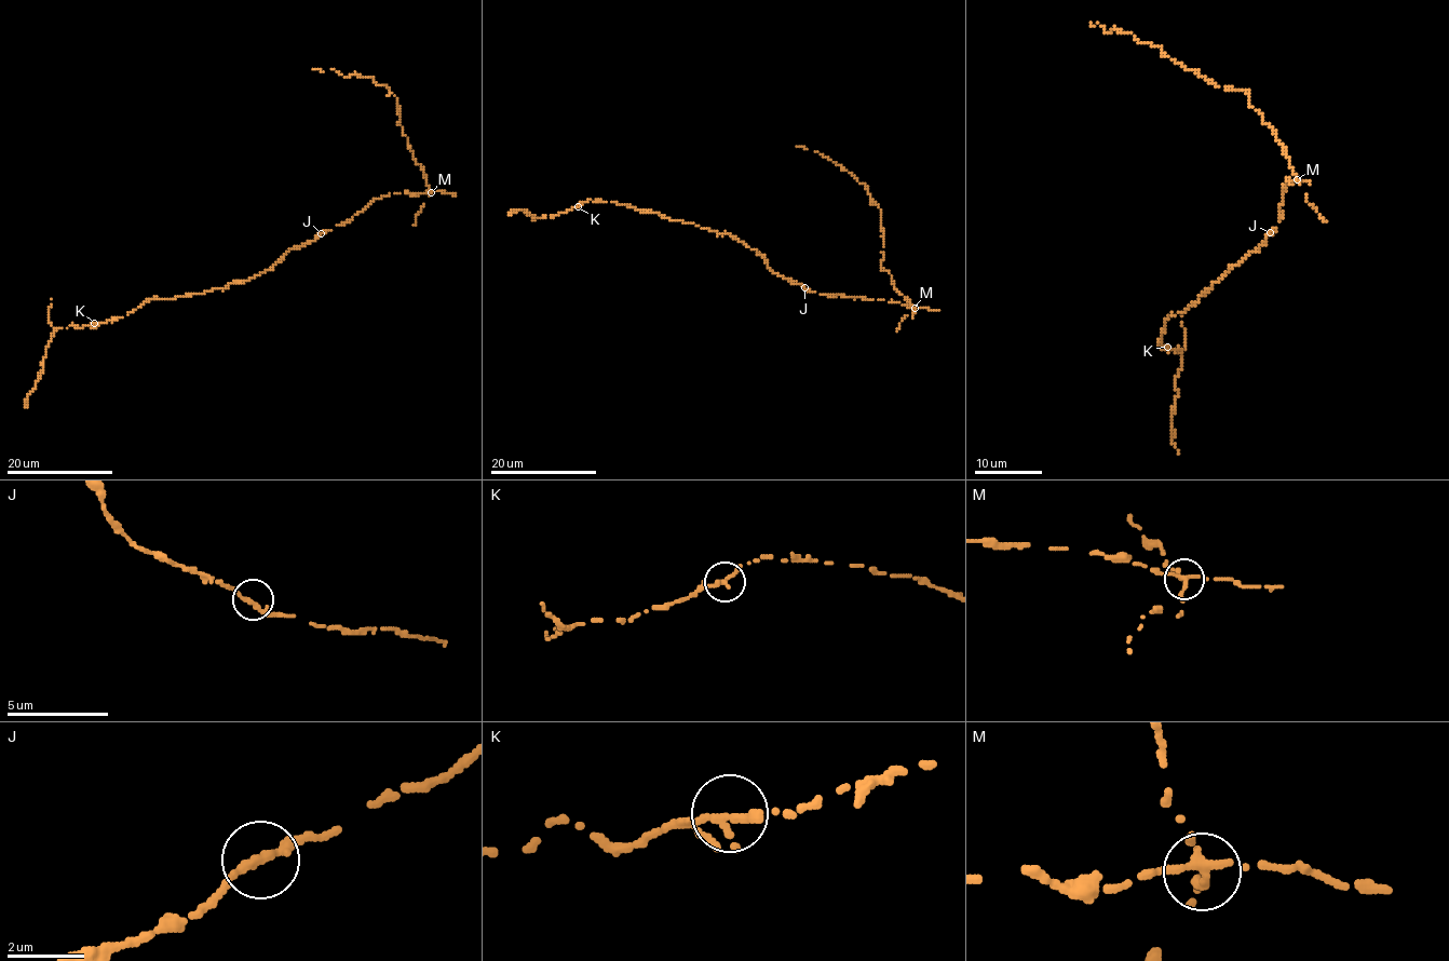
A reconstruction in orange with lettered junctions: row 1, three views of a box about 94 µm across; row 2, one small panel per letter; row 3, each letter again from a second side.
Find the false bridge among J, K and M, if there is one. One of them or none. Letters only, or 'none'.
M

